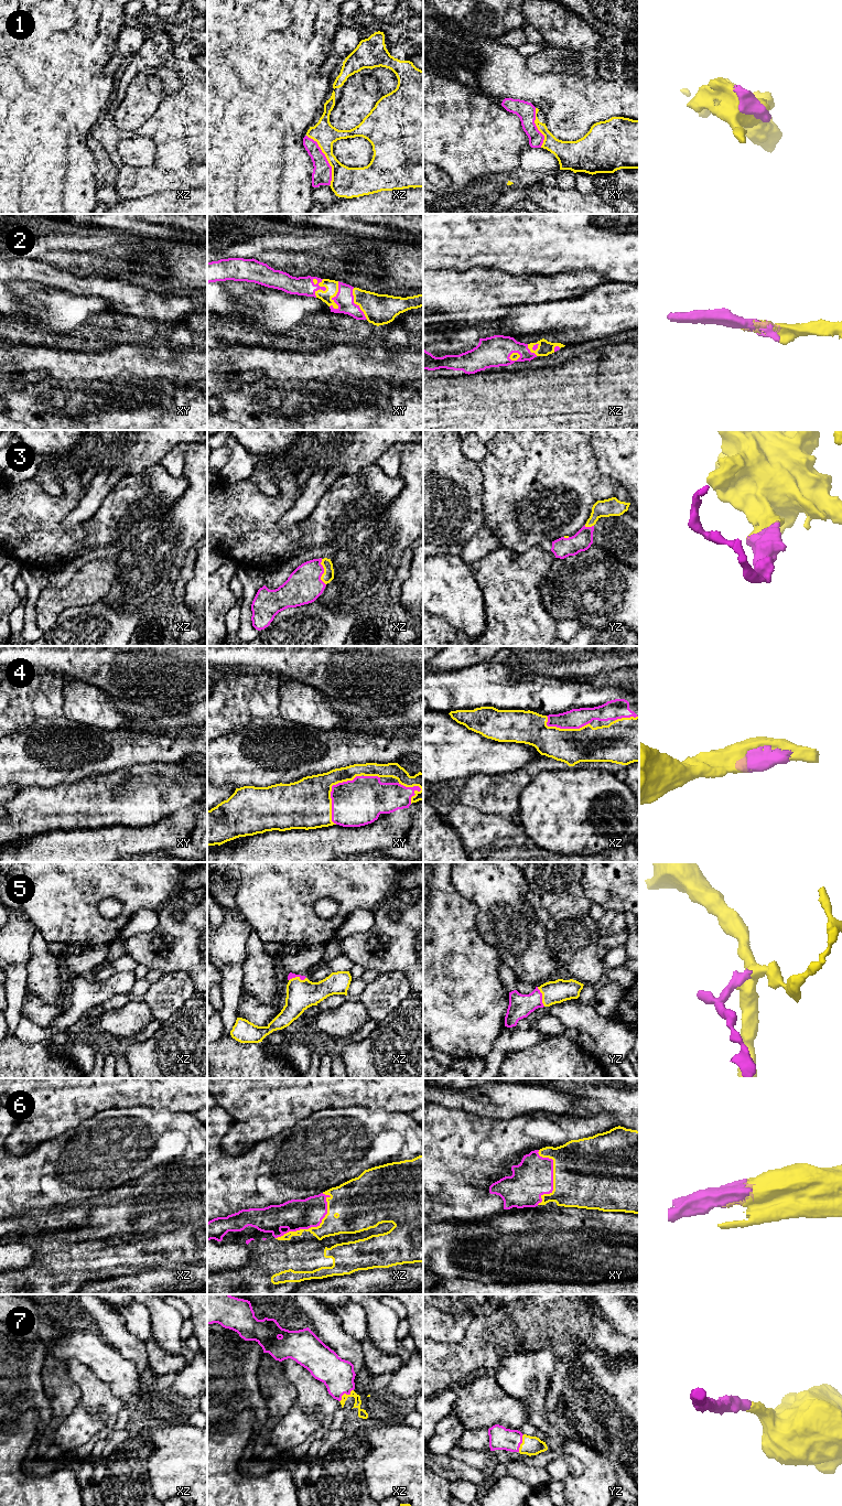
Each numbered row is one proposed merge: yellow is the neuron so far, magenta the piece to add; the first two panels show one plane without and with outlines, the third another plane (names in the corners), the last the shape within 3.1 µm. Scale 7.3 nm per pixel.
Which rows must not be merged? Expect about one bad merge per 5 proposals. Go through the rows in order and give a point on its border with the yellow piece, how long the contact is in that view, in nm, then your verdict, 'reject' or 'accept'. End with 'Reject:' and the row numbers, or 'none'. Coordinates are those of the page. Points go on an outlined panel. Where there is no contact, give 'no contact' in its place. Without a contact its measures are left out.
1: contact xz (326, 158); length 420 nm; reject
2: contact xy (320, 289); length 150 nm; accept
3: contact xz (324, 572); length 190 nm; accept
4: contact xy (331, 791); length 400 nm; accept
5: contact yz (542, 997); length 160 nm; accept
6: contact xz (312, 1227); length 500 nm; accept
7: contact xz (344, 1394); length 140 nm; accept
Reject: 1

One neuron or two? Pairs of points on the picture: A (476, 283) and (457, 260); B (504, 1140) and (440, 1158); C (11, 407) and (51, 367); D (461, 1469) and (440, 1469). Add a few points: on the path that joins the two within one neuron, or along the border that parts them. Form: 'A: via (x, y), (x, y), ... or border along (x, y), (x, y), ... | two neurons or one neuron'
A: border along (473, 268), (465, 270), (440, 270) | two neurons
B: via (488, 1148), (455, 1155) | one neuron
C: border along (64, 380), (44, 377), (35, 382) | two neurons
D: via (455, 1469), (445, 1469) | one neuron

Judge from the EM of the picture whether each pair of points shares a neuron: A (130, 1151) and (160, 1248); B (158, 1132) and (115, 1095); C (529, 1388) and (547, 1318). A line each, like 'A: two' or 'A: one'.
A: two
B: two
C: two

